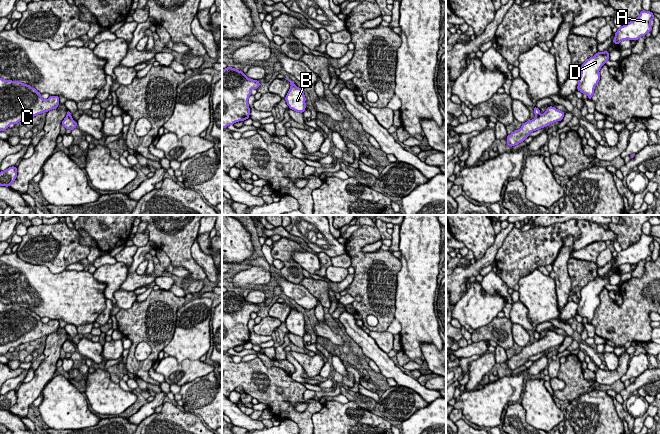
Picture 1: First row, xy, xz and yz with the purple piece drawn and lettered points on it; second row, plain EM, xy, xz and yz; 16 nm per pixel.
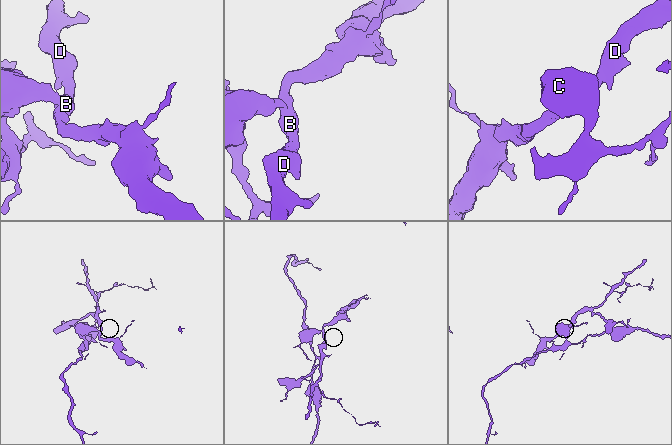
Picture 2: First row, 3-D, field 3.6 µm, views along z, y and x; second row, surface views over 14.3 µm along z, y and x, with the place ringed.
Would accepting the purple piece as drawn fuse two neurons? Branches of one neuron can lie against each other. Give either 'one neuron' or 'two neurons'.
two neurons

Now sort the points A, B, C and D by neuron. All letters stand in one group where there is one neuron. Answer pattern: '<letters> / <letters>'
A B D / C

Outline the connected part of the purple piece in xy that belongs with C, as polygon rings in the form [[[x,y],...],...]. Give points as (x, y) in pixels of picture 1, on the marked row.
[[[0,78],[0,131],[5,131],[10,124],[56,109],[59,104],[59,96],[44,100],[30,85]]]

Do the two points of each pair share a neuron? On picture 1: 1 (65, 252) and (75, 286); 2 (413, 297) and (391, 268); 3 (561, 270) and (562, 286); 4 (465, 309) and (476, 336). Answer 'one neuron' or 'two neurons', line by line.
1: two neurons
2: two neurons
3: one neuron
4: two neurons

